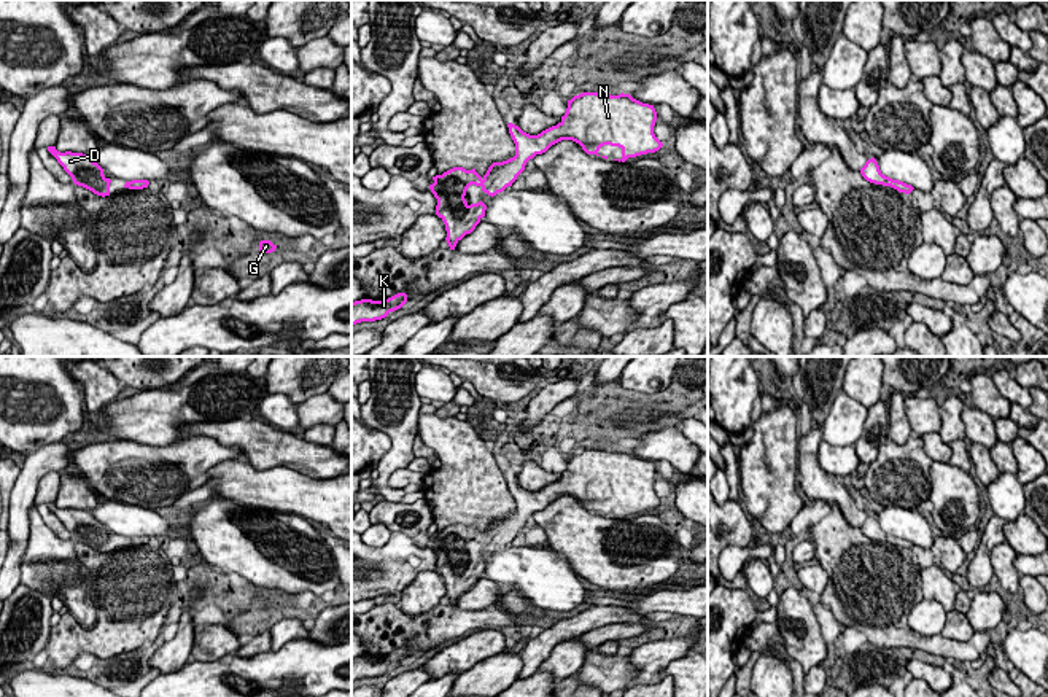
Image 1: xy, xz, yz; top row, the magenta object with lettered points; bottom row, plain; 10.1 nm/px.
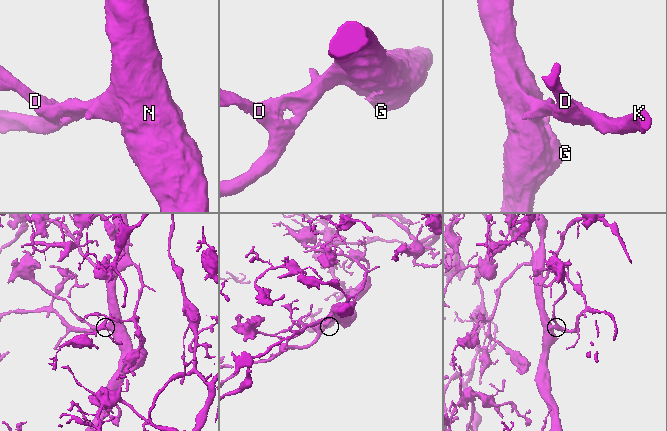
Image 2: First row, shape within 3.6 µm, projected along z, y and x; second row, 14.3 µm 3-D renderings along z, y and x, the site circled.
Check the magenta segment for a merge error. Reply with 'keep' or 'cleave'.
keep

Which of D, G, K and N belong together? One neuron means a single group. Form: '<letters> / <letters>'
D G K N

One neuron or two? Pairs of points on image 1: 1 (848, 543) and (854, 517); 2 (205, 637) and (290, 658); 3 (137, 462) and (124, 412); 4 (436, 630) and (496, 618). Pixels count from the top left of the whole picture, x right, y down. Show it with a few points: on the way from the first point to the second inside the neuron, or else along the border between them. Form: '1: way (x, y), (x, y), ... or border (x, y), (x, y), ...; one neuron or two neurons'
1: border (830, 505), (835, 505), (850, 524), (859, 527); two neurons
2: border (234, 653), (213, 661), (197, 662); two neurons
3: border (97, 438), (134, 440), (167, 446); two neurons
4: way (450, 623), (482, 618); one neuron

